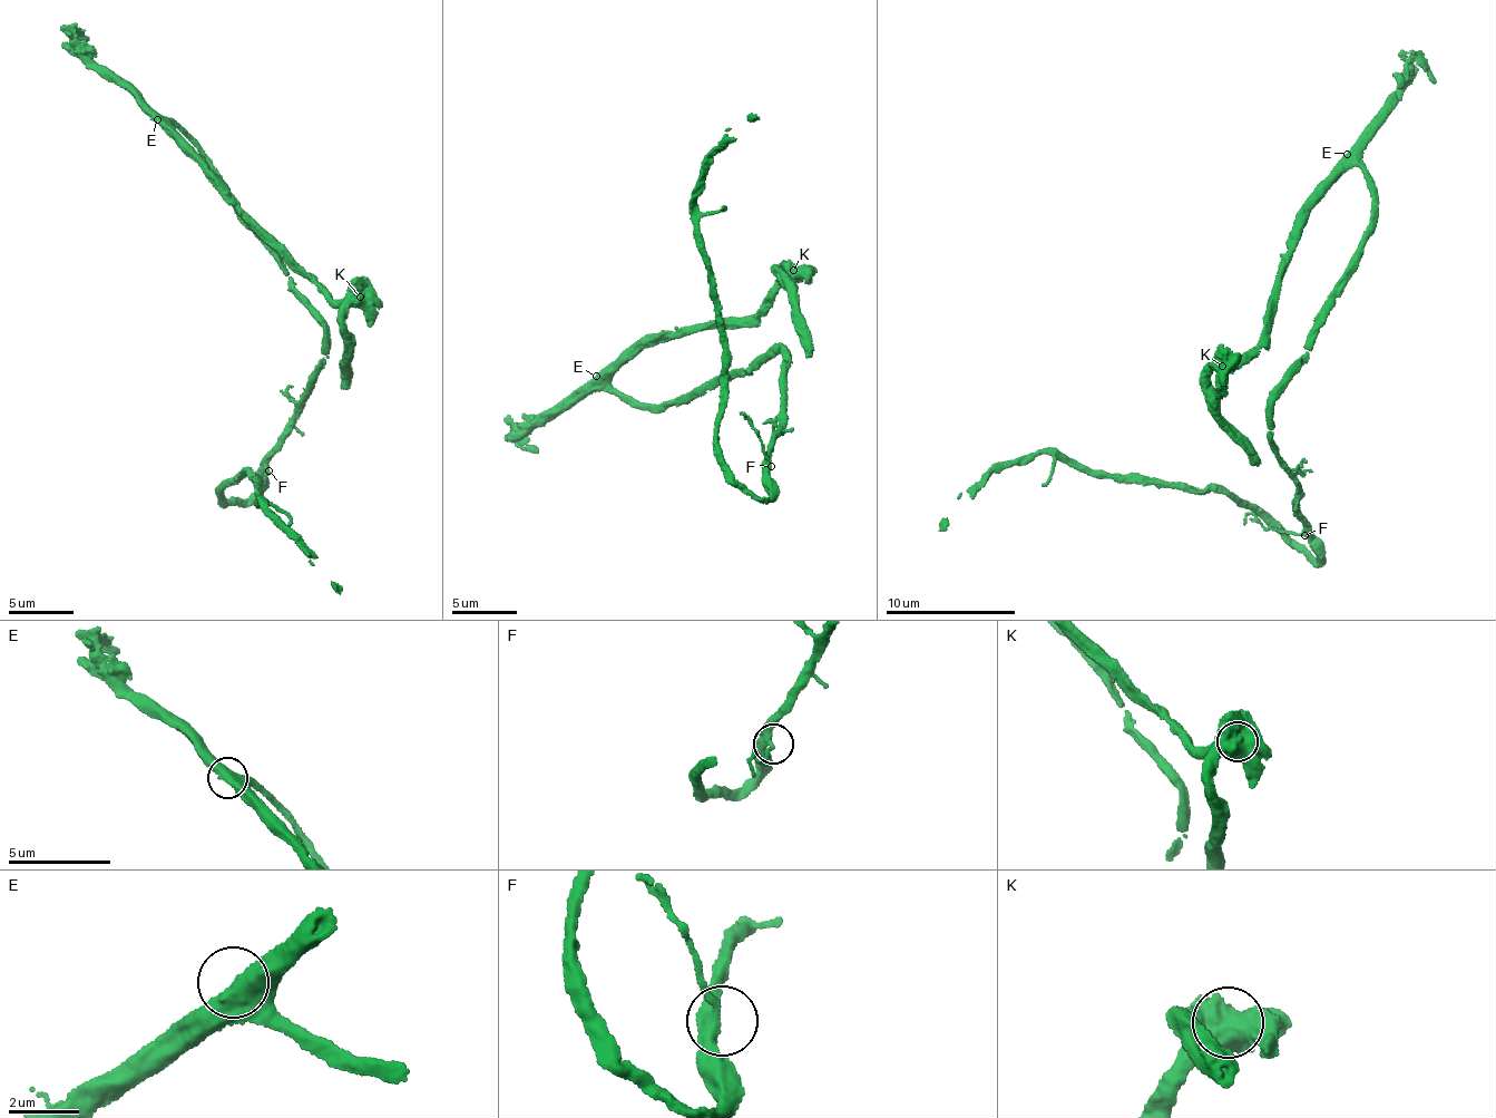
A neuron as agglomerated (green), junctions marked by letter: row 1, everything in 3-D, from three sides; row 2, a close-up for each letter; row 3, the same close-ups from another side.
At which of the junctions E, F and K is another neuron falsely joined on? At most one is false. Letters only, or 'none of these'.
K

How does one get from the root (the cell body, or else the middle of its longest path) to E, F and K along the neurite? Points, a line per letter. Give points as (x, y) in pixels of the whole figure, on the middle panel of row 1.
E: (788, 361), (782, 349), (742, 371), (735, 369), (671, 400), (649, 406), (612, 391), (596, 376)
F: (788, 361), (791, 367), (784, 380), (785, 408), (779, 421), (782, 429), (775, 436), (769, 460), (771, 466)
K: (788, 361), (782, 349), (658, 405), (622, 395), (609, 383), (609, 366), (629, 355), (758, 312), (792, 269)

